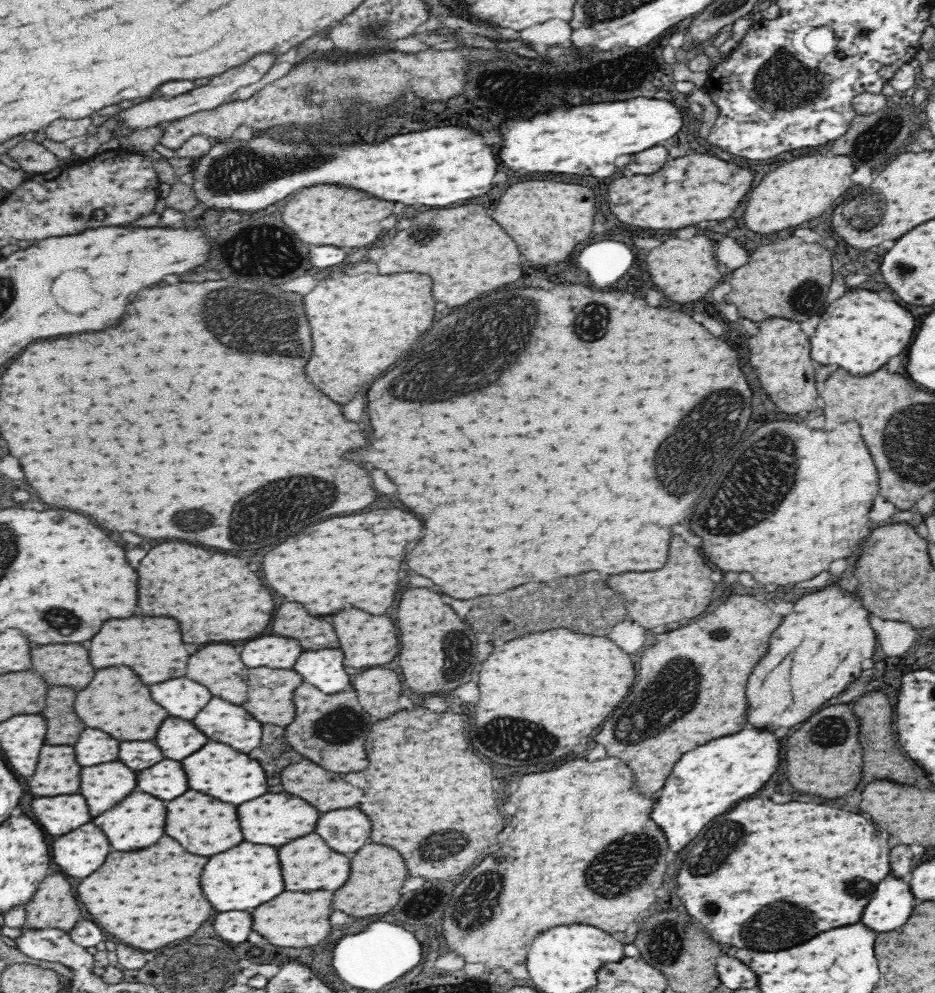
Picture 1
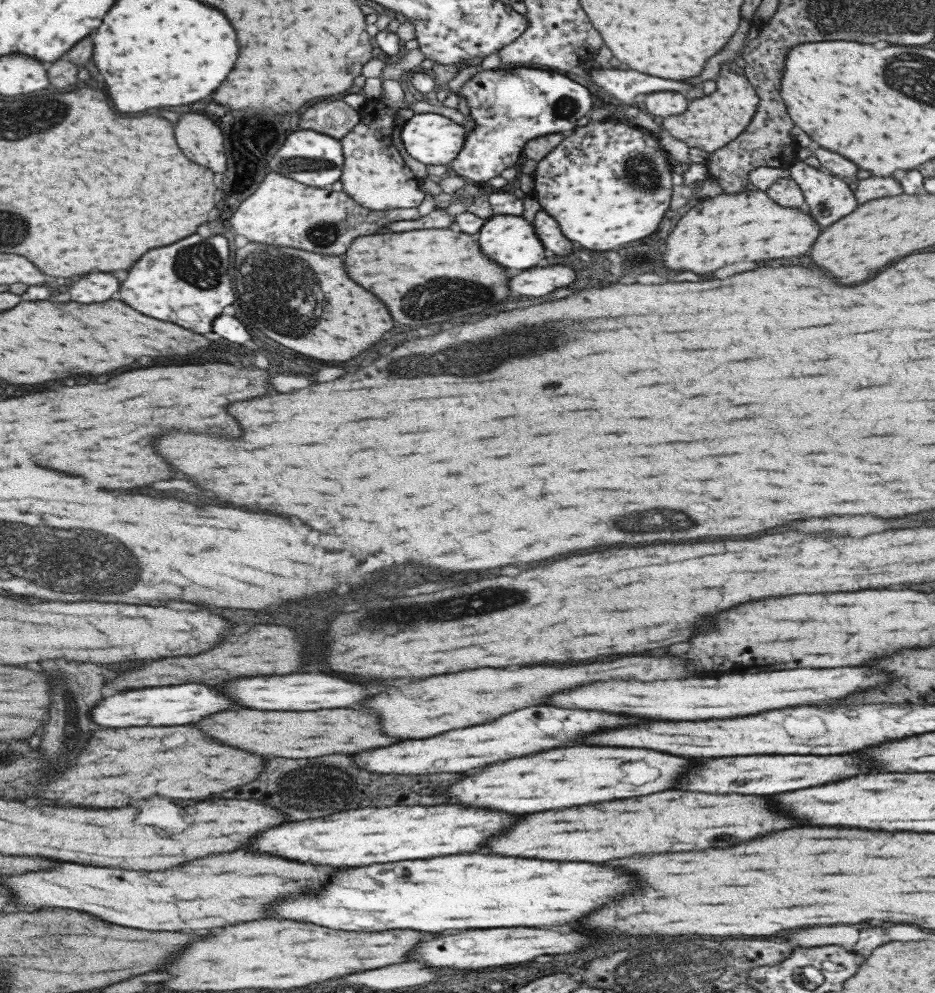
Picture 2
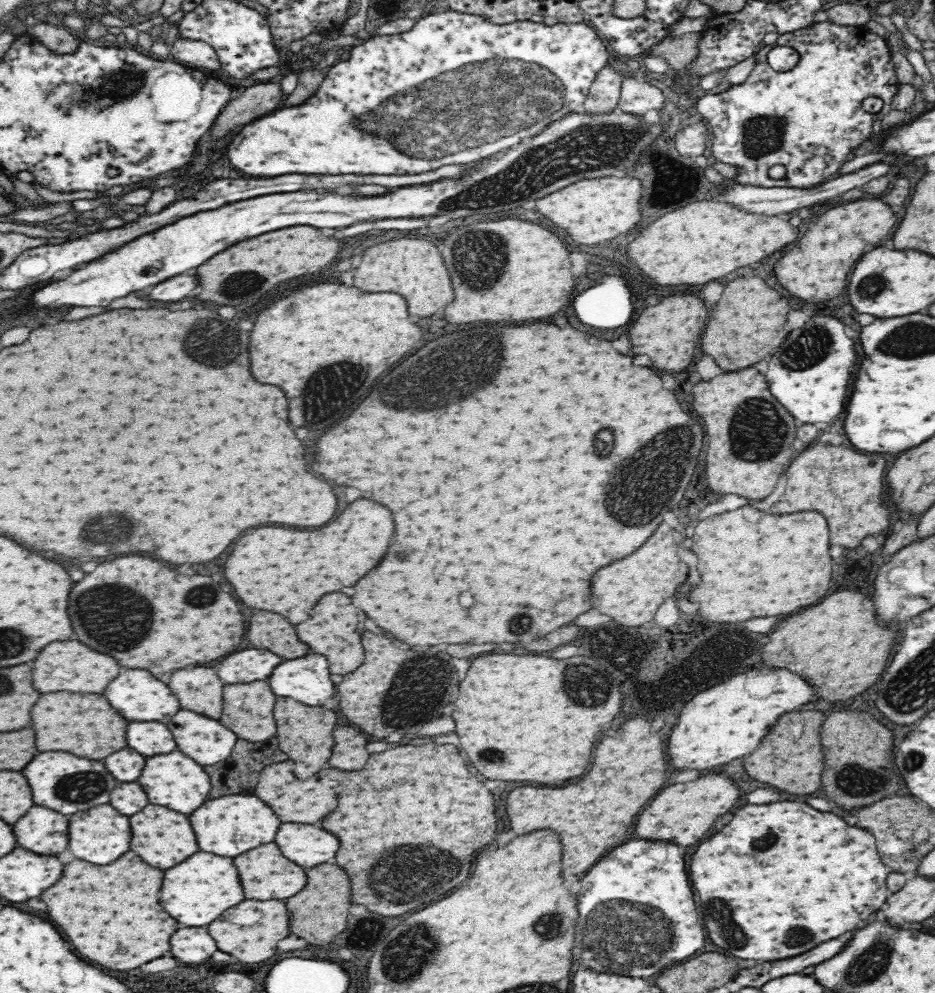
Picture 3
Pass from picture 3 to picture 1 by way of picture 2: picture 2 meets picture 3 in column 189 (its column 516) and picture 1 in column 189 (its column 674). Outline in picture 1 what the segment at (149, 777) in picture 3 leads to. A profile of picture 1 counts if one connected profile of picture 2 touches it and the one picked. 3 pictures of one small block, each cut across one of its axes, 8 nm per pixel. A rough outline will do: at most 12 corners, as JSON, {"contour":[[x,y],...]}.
{"contour":[[228,744],[184,758],[192,790],[236,806],[268,792],[262,766]]}

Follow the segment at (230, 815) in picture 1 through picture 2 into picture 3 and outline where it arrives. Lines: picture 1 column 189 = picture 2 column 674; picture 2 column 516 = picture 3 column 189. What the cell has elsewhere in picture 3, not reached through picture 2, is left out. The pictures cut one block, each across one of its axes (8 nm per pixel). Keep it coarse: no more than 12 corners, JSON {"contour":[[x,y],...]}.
{"contour":[[148,804],[132,850],[168,870],[200,850],[188,816]]}

